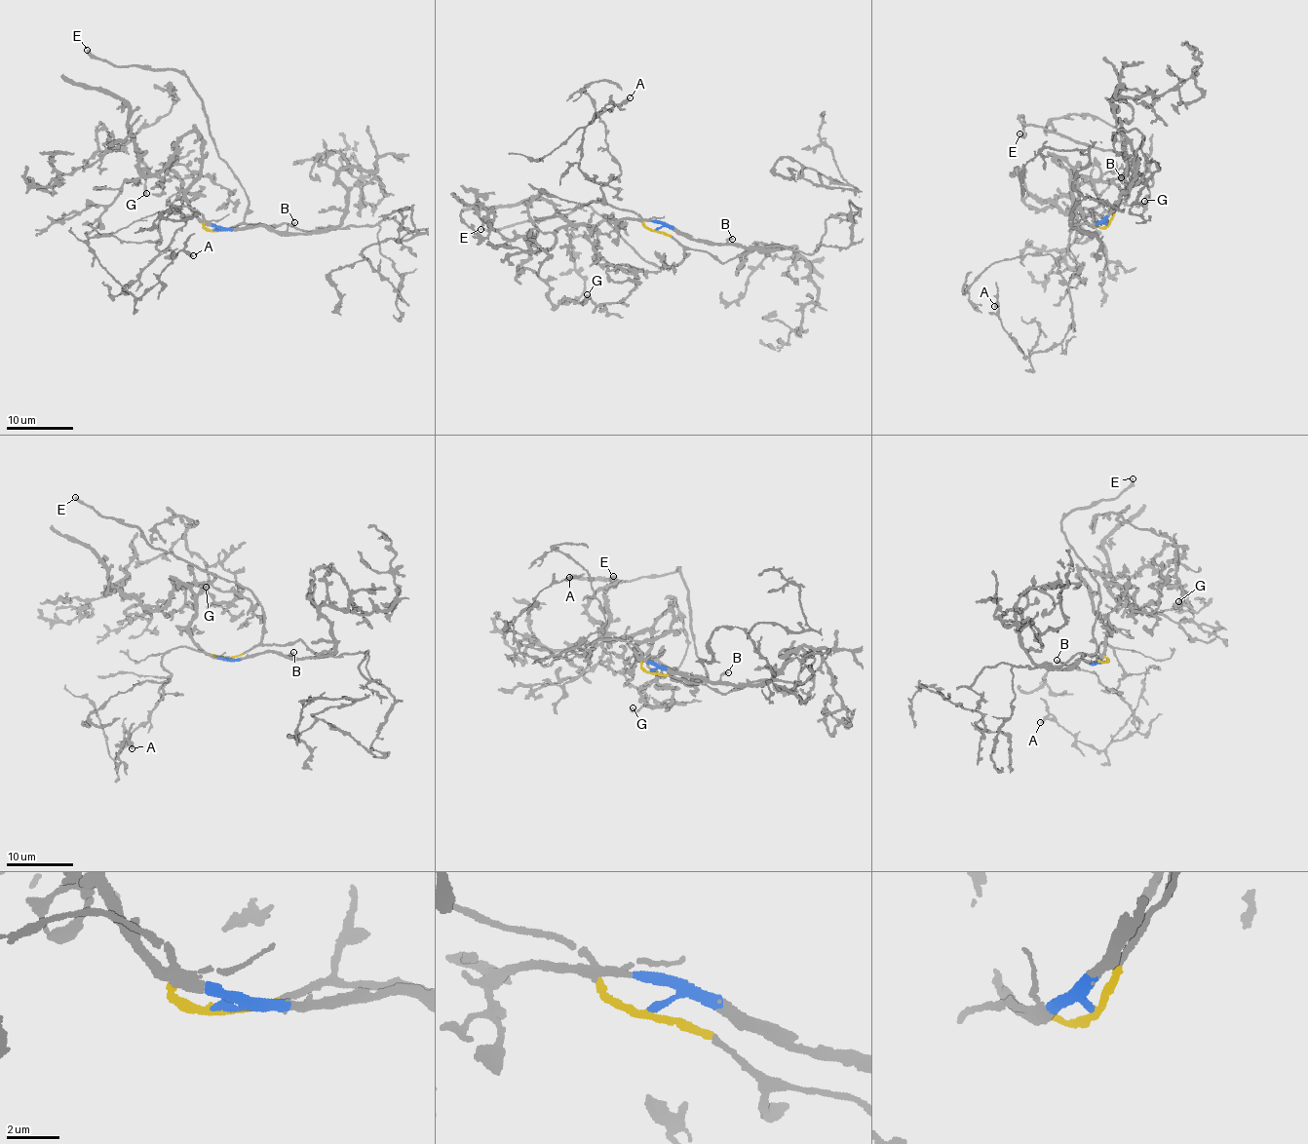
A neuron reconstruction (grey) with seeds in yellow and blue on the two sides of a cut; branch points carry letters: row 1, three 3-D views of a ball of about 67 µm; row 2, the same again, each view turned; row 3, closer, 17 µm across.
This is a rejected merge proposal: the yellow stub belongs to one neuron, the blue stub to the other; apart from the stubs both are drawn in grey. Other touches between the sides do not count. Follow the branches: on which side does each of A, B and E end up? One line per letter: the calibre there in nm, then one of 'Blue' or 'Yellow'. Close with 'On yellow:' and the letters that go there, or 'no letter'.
A: Thickness 320 nm. Yellow
B: Thickness 240 nm. Blue
E: Thickness 280 nm. Yellow
On yellow: A, E

